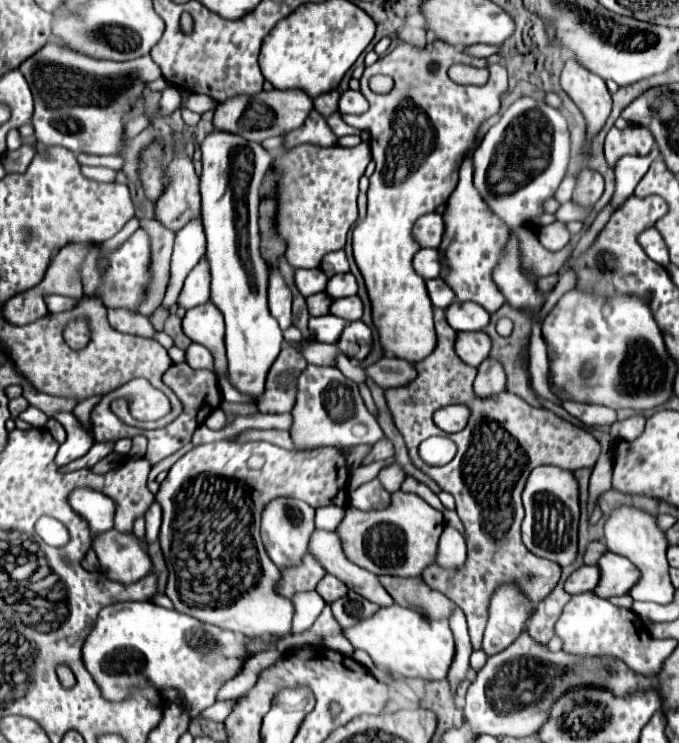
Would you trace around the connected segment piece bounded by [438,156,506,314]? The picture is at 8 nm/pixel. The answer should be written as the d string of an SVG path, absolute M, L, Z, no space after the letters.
M466 156L460 166L460 182L452 192L452 196L448 198L444 212L446 238L442 240L442 246L438 250L446 252L444 252L444 270L440 276L454 290L460 302L466 300L478 302L482 308L486 308L492 314L504 304L502 292L492 280L492 270L494 266L498 266L504 254L506 226L502 226L502 220L496 214L490 214L490 208L486 206L486 202L482 202L480 192L474 190L472 172L474 172L472 160L470 156Z

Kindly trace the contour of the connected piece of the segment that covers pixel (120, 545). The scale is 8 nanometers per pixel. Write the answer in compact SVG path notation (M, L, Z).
M108 530L96 534L92 548L96 546L96 556L100 560L100 572L114 582L120 584L134 584L136 580L144 578L152 562L146 550L140 546L134 534L122 534L118 530Z

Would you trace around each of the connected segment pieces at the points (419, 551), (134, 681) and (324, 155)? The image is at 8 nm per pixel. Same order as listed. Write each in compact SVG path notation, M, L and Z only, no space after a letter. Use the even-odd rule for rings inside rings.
M402 490L392 494L392 504L378 512L344 510L344 518L336 532L342 542L346 558L360 568L374 572L376 576L420 576L426 566L430 566L438 552L438 534L444 530L444 518L438 510L426 504L416 494L404 494ZM406 536L406 548L404 548Z
M118 602L100 610L94 630L88 634L82 646L82 660L94 682L98 682L98 688L106 700L122 702L130 696L134 686L154 686L160 692L166 688L178 688L186 697L186 709L190 717L194 718L212 706L222 684L240 672L244 660L250 656L244 650L244 644L244 636L202 624L200 620L194 620L192 616L180 614L176 610L166 610L150 602Z
M360 142L354 148L330 146L322 148L316 144L296 146L294 150L282 150L274 156L272 170L282 170L282 182L278 182L278 234L286 238L286 262L294 268L318 268L324 254L342 250L348 238L348 230L358 218L356 198L358 198L358 180L362 178L368 162L372 160L370 144Z

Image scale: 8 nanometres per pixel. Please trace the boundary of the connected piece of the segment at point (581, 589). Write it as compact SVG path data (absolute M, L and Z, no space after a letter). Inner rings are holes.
M582 566L576 572L570 574L570 578L564 584L564 590L568 594L584 594L584 592L592 592L598 584L600 578L600 570L598 566Z

